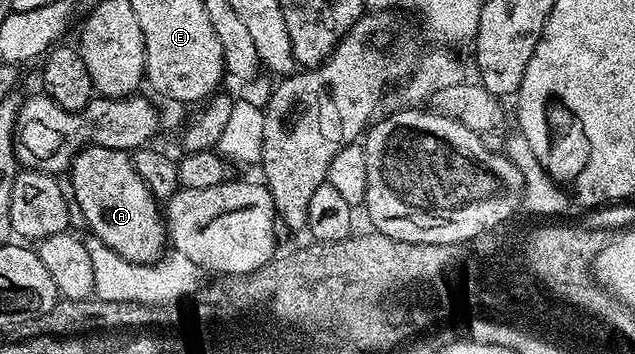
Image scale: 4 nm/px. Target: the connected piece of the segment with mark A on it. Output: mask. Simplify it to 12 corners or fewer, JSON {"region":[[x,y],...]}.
{"region":[[81,149],[70,193],[87,232],[155,265],[165,214],[125,150]]}

